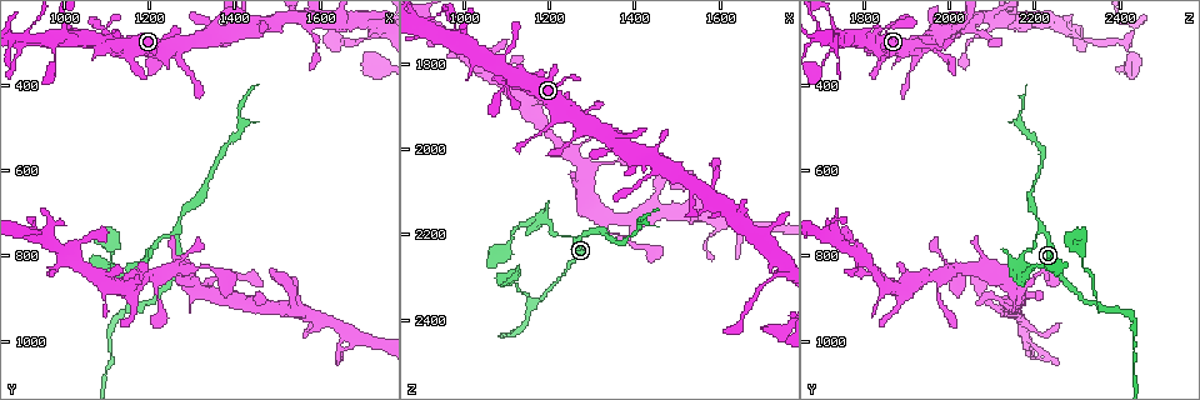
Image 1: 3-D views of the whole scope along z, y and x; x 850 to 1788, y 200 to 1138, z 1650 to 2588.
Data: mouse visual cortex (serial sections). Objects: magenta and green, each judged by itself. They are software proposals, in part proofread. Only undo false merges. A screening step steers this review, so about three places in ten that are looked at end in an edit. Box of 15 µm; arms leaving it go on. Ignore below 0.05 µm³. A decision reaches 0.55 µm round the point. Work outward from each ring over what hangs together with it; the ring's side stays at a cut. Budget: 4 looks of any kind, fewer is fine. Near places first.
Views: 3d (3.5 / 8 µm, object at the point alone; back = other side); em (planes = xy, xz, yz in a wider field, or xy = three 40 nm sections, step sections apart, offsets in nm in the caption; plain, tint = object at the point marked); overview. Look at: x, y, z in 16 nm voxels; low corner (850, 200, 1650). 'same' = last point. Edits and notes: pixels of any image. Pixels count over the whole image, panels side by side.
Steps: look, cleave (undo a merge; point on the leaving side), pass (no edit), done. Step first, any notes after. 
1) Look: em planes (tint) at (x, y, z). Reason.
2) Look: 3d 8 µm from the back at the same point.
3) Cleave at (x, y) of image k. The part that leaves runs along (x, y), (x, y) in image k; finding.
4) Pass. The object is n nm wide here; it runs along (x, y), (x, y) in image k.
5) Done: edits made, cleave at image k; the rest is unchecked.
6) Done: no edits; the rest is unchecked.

Look: 3d 3.5 µm at (1100, 285, 1855).

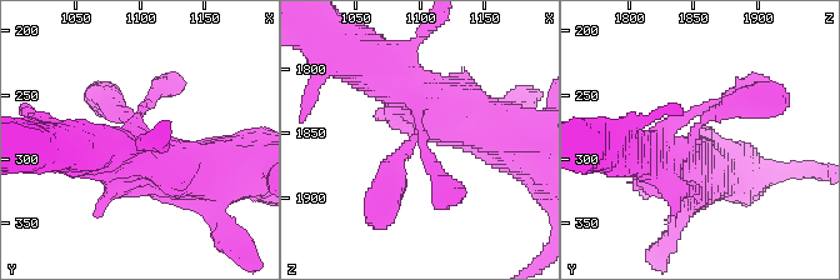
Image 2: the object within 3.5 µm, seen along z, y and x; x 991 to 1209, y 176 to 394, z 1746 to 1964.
Look: em xy step 5 (tint) at (1104, 284, 1846). Shape alone is not enough.

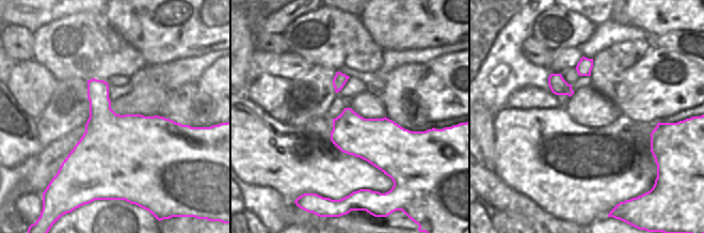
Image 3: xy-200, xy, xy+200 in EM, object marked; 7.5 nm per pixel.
Pass. All the same cell.

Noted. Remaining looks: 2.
Look: 3d 3.5 µm from the back at (1755, 275, 2275). Small branch off a trunk.

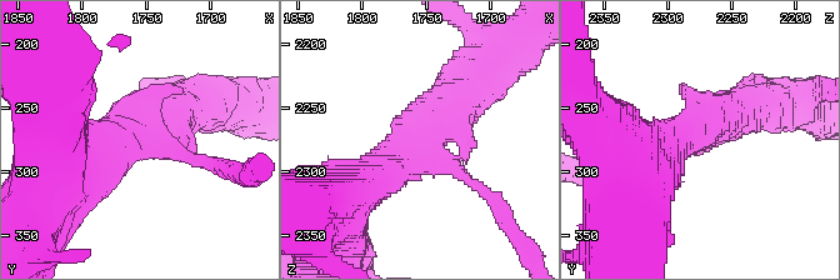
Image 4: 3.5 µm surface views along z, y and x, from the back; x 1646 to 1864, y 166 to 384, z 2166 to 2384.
Pass. It runs along (765, 103), (730, 110), (656, 156) in image 4; continuous, no second cell.

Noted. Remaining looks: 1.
Done: no edits; the rest is unchecked.

